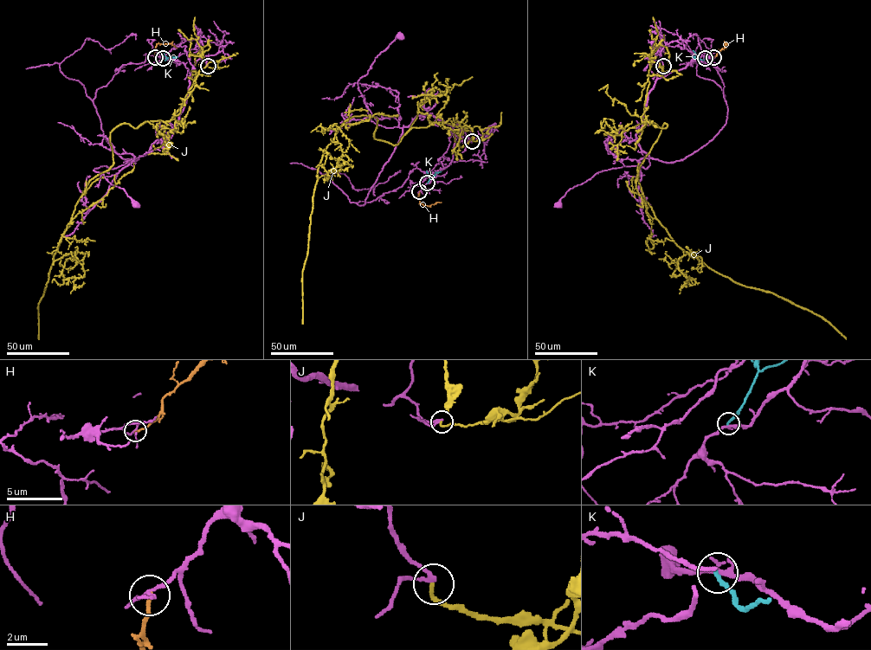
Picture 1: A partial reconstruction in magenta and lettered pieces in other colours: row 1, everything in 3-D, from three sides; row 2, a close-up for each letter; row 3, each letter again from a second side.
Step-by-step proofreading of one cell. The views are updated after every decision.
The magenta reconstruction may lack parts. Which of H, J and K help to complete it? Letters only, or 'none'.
none

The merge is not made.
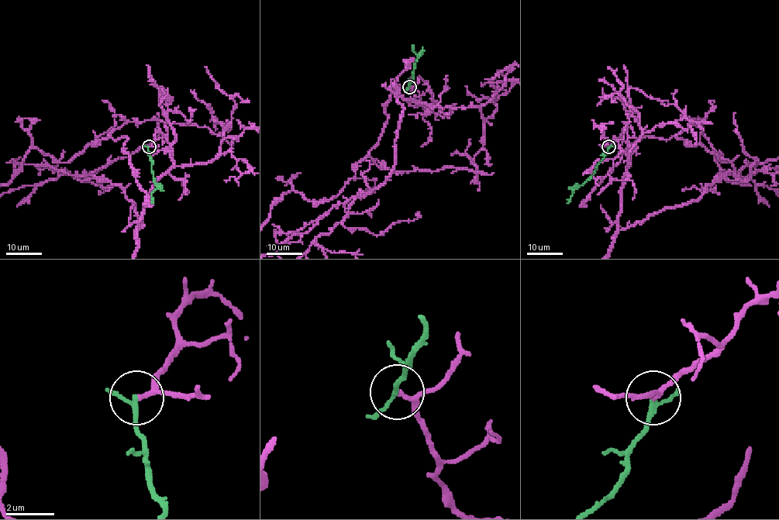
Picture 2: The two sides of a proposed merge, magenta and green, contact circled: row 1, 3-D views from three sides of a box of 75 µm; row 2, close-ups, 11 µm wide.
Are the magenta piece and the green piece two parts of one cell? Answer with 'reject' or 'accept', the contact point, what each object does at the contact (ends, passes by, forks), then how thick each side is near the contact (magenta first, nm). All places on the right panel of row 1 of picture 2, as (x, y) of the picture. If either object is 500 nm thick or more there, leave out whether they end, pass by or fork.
accept; at (608, 146); magenta passes by; green passes by; 150 nm thick on the magenta side, 180 nm on the other

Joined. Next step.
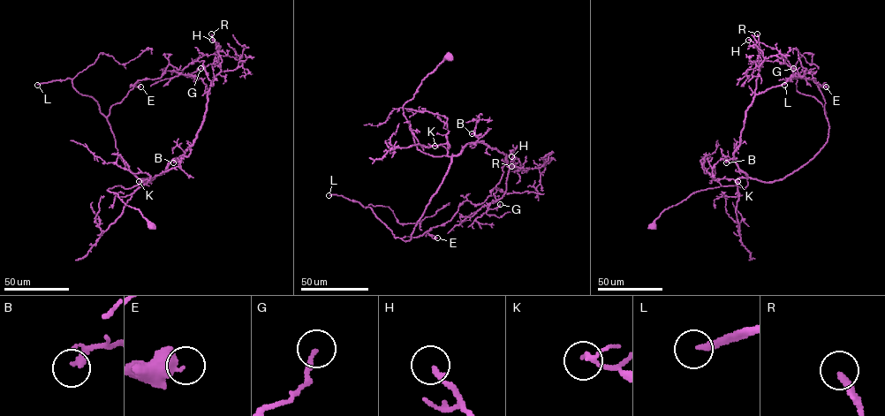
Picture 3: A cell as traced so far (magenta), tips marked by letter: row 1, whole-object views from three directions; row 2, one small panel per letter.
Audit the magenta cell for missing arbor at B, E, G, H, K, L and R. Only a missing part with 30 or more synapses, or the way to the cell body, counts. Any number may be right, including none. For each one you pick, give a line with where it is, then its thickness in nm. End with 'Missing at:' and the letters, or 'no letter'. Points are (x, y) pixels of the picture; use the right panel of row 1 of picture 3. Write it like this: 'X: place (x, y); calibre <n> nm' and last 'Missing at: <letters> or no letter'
H: place (748, 40); calibre 170 nm
L: place (784, 85); calibre 200 nm
R: place (757, 34); calibre 300 nm
Missing at: H, L, R

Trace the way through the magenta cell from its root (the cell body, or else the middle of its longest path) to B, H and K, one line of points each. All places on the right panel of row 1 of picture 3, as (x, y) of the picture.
B: (652, 226), (665, 209), (694, 192), (733, 185), (744, 189), (747, 175), (733, 157), (726, 162)
H: (652, 226), (665, 209), (694, 192), (747, 185), (733, 153), (760, 67), (759, 52), (748, 40)
K: (652, 226), (665, 209), (694, 192), (733, 185), (744, 189), (747, 185), (746, 178), (739, 177), (737, 181)

